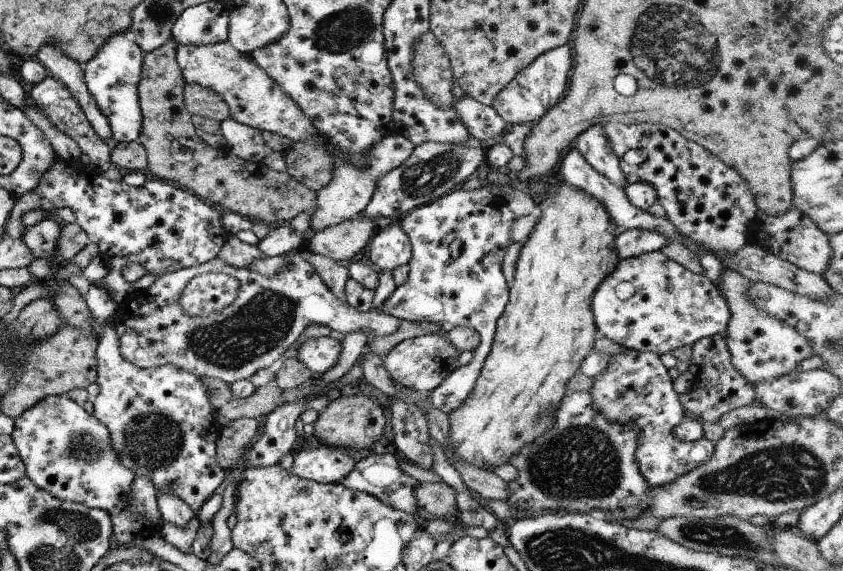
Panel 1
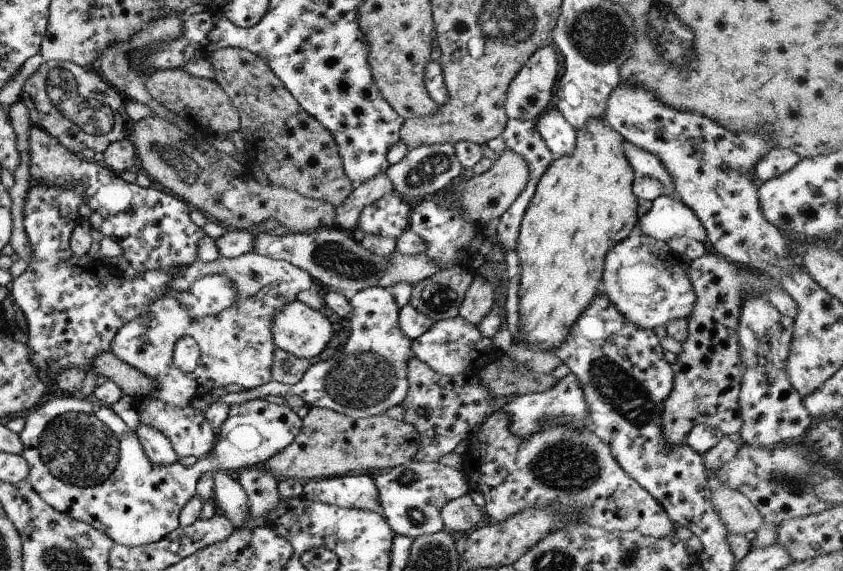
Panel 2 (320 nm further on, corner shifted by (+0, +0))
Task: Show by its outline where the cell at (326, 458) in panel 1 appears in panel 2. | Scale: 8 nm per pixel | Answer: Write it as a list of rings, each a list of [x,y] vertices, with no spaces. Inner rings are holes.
[[[371,474],[309,479],[302,482],[302,495],[313,502],[363,509],[381,515],[376,486]]]

